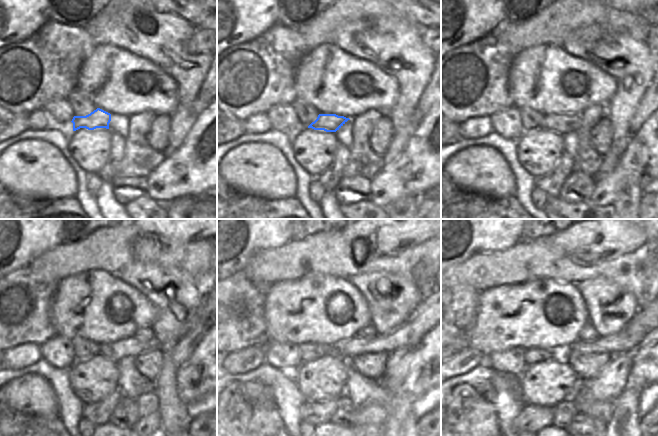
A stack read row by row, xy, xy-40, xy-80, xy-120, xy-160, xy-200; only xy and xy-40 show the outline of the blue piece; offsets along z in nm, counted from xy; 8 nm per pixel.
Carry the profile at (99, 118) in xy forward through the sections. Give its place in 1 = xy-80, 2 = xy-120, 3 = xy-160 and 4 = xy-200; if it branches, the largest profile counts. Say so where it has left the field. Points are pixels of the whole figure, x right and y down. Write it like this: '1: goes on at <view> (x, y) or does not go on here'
1: goes on at xy-80 (562, 124)
2: goes on at xy-120 (115, 351)
3: goes on at xy-160 (344, 349)
4: goes on at xy-200 (593, 346)

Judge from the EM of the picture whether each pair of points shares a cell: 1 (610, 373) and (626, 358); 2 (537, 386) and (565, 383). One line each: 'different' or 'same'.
1: same
2: same

